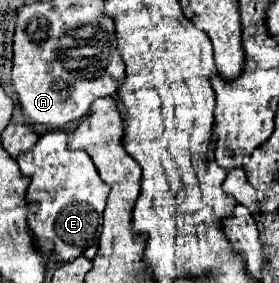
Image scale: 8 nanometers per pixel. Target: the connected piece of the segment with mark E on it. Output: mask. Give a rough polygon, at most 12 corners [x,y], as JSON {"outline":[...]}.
{"outline":[[62,130],[18,156],[28,224],[58,262],[98,242],[108,186]]}

